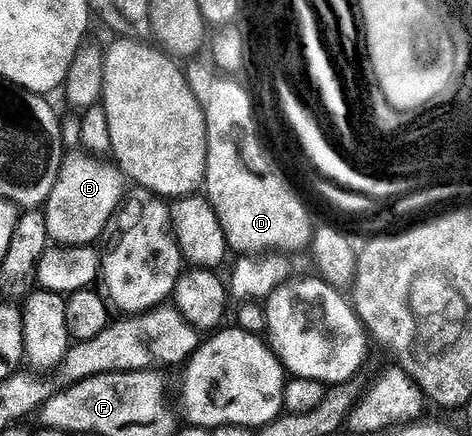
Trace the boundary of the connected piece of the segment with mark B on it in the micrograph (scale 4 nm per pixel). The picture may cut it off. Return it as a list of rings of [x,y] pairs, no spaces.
[[[79,150],[73,154],[65,155],[64,165],[60,171],[58,182],[54,182],[54,190],[48,196],[46,203],[46,215],[49,224],[51,239],[60,246],[92,246],[96,239],[105,235],[108,223],[116,215],[118,209],[125,203],[124,184],[126,177],[115,163],[101,158],[96,154],[89,154],[87,151]]]

